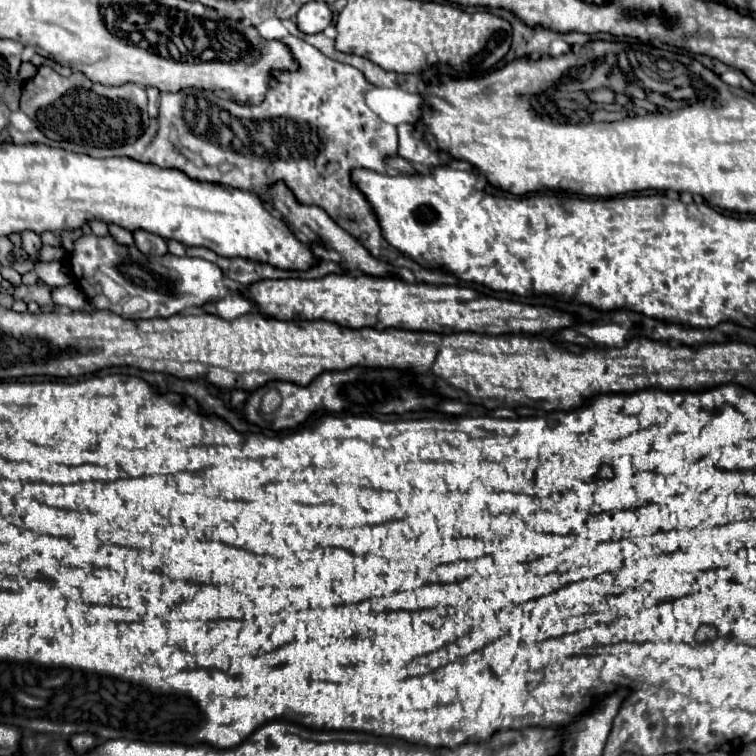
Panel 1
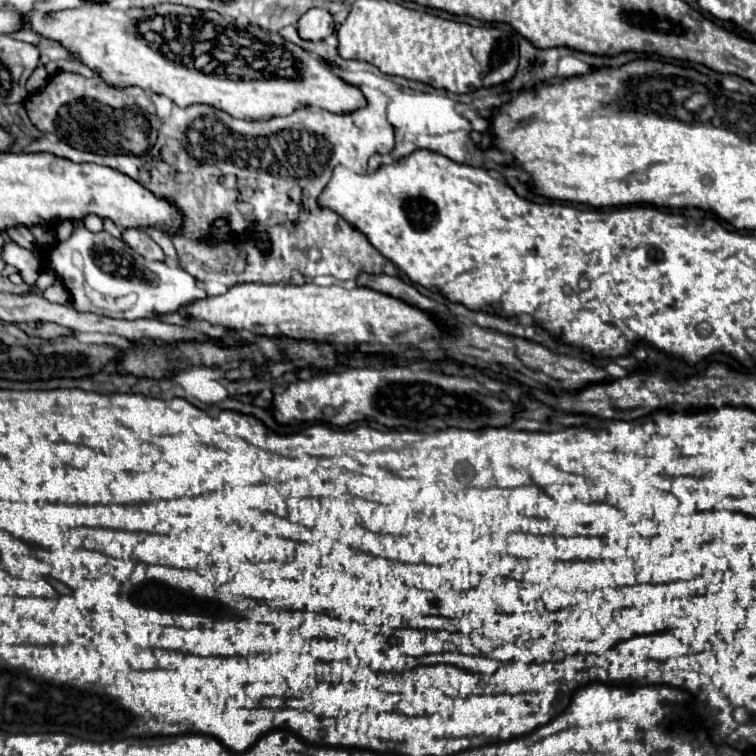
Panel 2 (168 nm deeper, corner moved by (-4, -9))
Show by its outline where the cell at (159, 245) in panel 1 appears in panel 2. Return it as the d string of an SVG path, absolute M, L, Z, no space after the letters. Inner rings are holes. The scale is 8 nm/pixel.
M128 228L122 232L122 240L136 250L138 254L142 254L146 260L164 260L164 252L162 248L144 232L144 230L136 230L136 228Z

